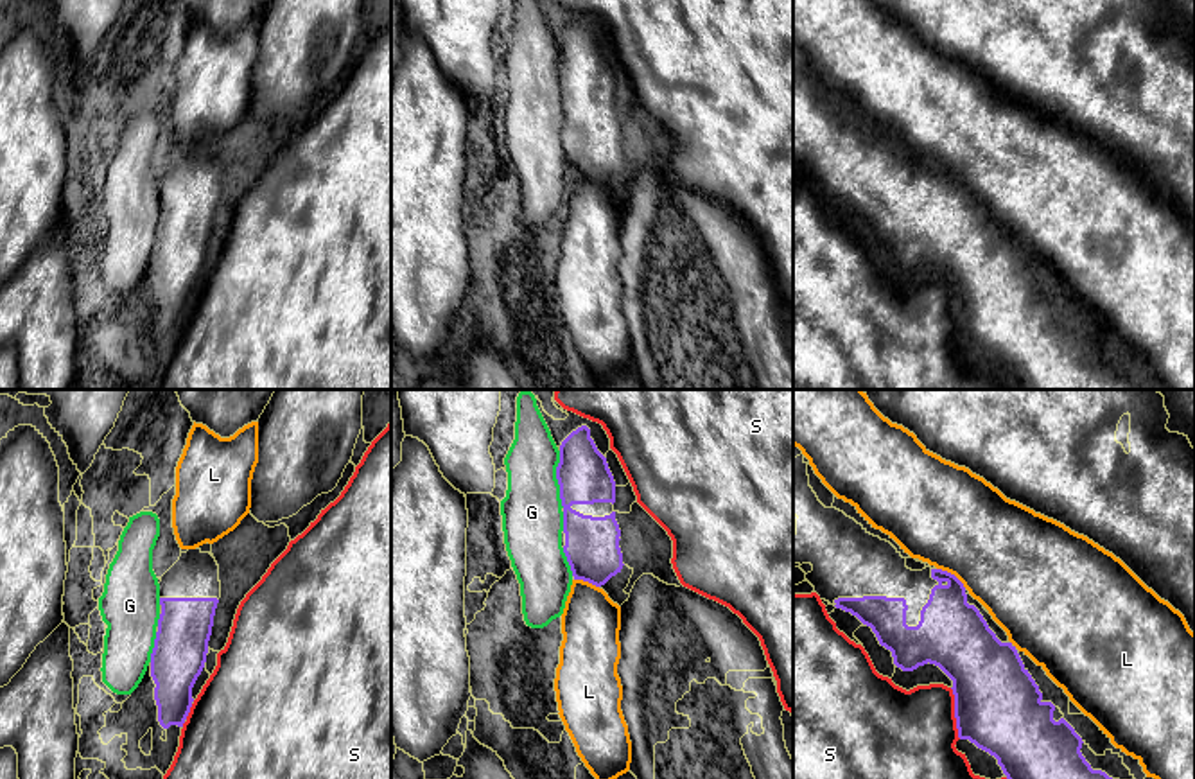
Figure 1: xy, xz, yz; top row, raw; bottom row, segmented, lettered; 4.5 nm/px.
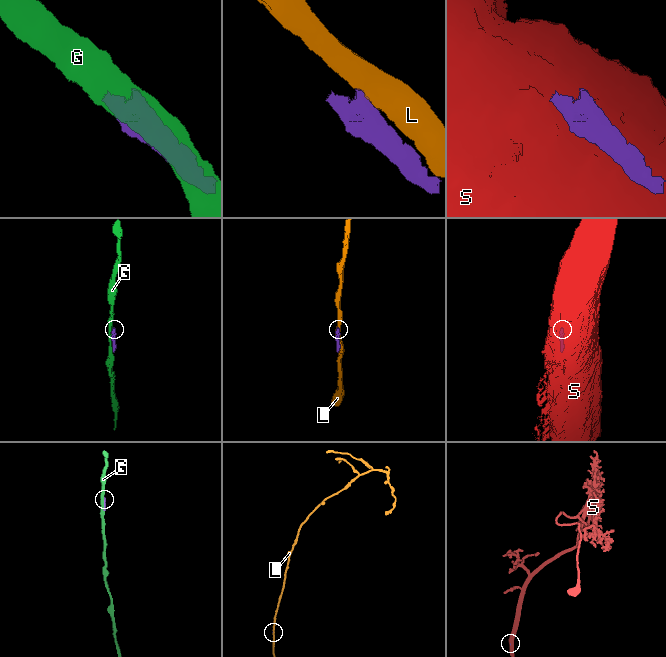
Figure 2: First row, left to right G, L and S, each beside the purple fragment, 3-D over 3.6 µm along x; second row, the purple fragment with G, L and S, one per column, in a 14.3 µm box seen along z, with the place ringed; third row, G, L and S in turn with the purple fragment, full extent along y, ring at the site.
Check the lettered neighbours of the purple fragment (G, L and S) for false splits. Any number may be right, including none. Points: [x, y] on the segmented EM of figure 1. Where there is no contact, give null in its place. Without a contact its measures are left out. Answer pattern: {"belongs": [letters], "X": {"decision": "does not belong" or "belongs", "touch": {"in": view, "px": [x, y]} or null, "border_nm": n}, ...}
{"belongs": [], "G": {"decision": "does not belong", "touch": {"in": "xz", "px": [557, 478]}, "border_nm": 260}, "L": {"decision": "does not belong", "touch": {"in": "yz", "px": [950, 573]}, "border_nm": 160}, "S": {"decision": "does not belong", "touch": {"in": "yz", "px": [955, 713]}, "border_nm": 240}}

